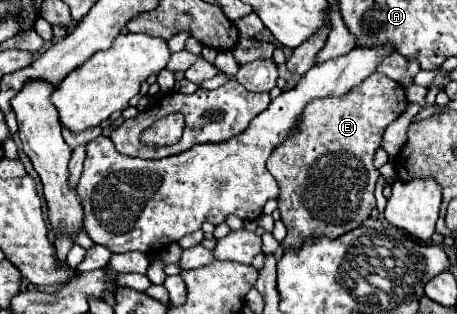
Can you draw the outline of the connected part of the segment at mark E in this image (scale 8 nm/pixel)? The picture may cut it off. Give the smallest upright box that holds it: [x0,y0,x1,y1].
[267,73,405,249]

